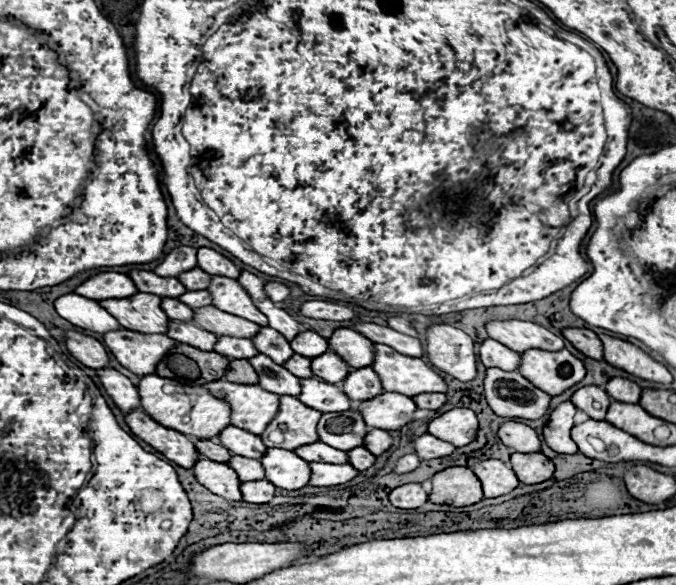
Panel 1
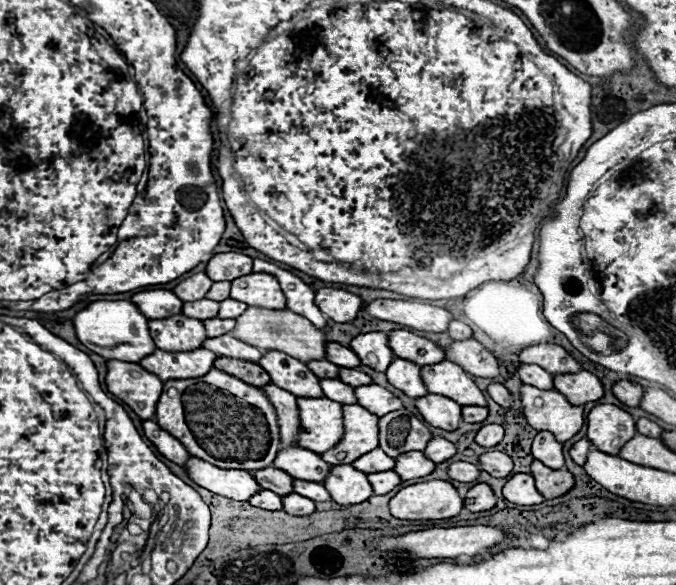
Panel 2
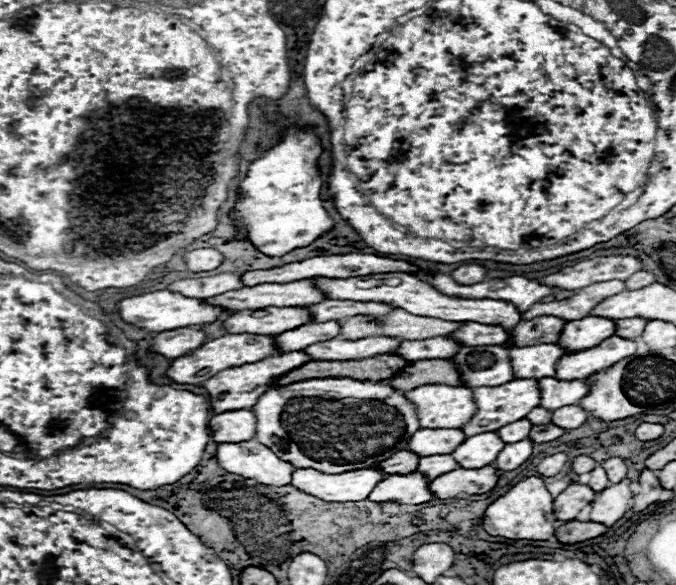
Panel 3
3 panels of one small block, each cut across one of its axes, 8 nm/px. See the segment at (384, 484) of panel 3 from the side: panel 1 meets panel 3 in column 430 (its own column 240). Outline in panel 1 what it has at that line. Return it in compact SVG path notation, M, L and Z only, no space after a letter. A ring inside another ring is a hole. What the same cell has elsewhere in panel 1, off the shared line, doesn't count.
M198 458L192 470L196 480L202 486L206 486L212 494L222 496L226 500L242 500L242 492L238 488L240 480L228 464L214 462L208 458Z

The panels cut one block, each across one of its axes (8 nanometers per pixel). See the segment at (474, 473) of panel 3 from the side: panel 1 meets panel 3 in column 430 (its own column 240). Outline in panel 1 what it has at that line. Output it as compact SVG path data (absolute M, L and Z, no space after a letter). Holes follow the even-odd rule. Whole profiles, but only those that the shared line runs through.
M250 480L250 482L240 482L242 498L252 504L268 504L274 498L274 484L268 480Z

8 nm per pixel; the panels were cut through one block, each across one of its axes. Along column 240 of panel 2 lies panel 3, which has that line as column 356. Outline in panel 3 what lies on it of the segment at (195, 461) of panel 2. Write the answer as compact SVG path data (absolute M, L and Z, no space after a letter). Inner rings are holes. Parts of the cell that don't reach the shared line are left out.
M302 468L292 474L292 486L324 502L358 502L368 498L372 488L384 478L386 474L376 468L342 474L322 474L312 468Z

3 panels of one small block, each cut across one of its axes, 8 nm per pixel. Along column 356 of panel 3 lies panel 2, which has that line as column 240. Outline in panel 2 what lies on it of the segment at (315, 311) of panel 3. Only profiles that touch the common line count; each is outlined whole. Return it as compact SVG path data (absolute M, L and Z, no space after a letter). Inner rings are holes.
M222 300L220 302L220 312L218 312L218 318L238 318L248 306L238 302L238 300Z

